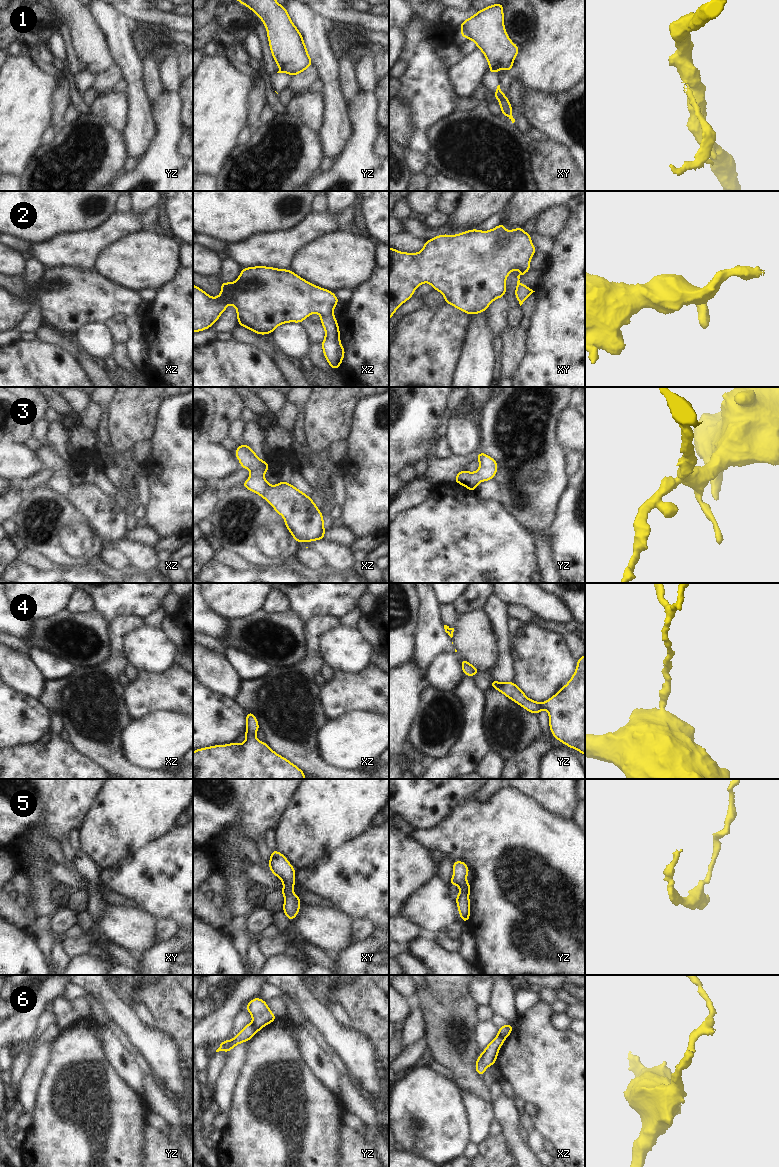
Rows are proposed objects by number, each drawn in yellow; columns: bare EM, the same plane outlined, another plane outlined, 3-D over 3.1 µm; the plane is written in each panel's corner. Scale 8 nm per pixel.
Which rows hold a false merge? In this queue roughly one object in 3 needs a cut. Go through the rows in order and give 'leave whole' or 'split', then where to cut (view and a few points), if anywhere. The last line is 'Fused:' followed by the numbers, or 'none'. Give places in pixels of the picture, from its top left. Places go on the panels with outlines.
1: split; cut in xy along (491, 69), (496, 72)
2: leave whole; no cut
3: leave whole; no cut
4: leave whole; no cut
5: leave whole; no cut
6: split; cut in yz along (252, 1022), (257, 1030)
Fused: 1, 6

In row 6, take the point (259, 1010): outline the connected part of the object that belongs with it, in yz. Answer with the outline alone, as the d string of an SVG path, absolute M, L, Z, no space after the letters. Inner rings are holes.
M253 998L246 1006L246 1009L253 1018L253 1024L257 1031L260 1031L265 1025L271 1024L277 1016L269 1009L267 1002L261 998Z

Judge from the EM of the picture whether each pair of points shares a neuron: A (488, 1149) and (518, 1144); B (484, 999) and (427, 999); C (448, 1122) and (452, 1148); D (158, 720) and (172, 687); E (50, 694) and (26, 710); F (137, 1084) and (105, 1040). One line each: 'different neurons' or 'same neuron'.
A: different neurons
B: different neurons
C: same neuron
D: different neurons
E: different neurons
F: same neuron

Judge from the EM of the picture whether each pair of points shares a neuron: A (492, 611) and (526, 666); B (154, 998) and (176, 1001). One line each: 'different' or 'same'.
A: different
B: same

